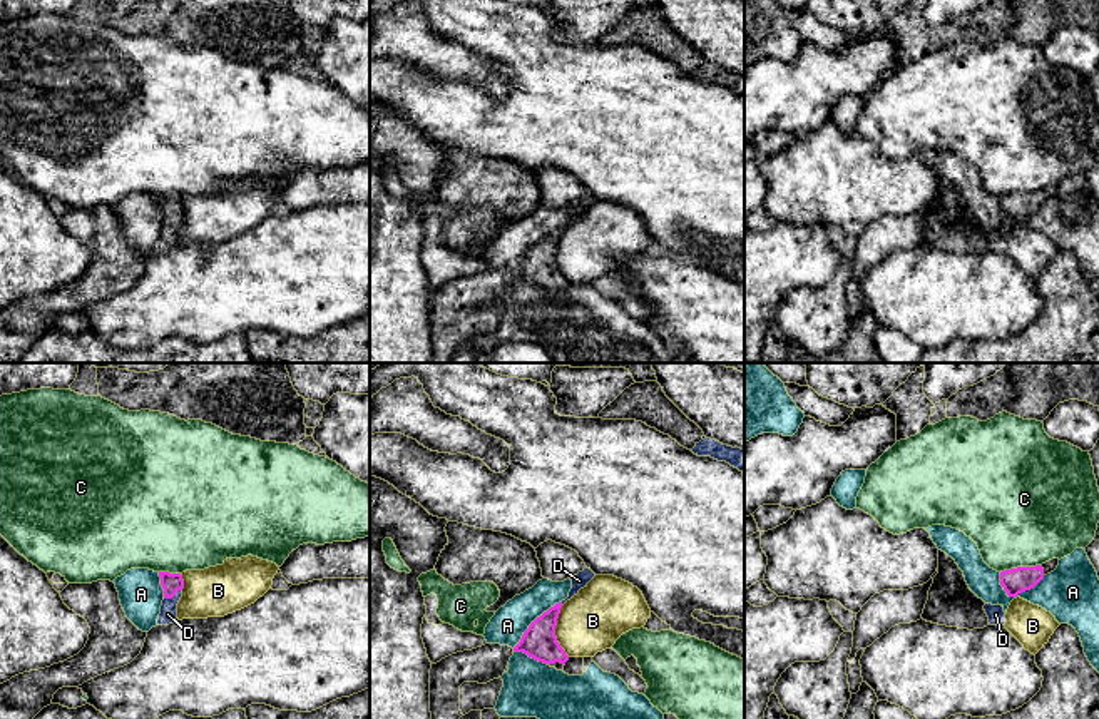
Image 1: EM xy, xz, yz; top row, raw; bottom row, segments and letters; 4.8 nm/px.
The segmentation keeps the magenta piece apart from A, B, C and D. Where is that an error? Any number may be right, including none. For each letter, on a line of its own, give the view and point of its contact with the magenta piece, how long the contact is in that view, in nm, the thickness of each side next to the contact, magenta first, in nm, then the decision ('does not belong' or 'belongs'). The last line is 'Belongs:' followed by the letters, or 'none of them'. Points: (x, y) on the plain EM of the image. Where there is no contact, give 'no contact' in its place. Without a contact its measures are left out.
A: meets magenta in xz at (531, 249); contact 340 nm long; 170 nm thick on the magenta side, 170 nm on the other; does not belong
B: meets magenta in xz at (554, 256); contact 260 nm long; 170 nm thick on the magenta side, 300 nm on the other; does not belong
C: meets magenta in yz at (1021, 193); contact 200 nm long; 130 nm thick on the magenta side, 500 nm on the other; does not belong
D: meets magenta in xy at (173, 221); contact 100 nm long; 100 nm thick on the magenta side, 80 nm on the other; belongs
Belongs: D

